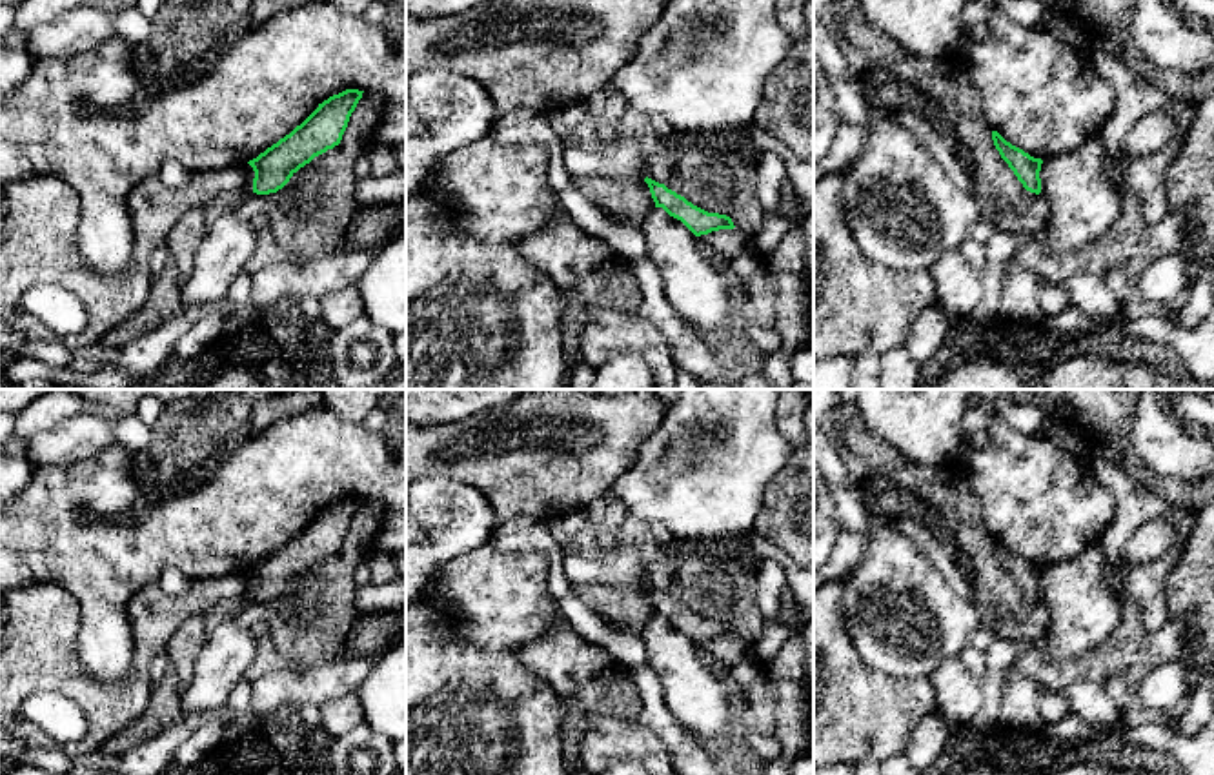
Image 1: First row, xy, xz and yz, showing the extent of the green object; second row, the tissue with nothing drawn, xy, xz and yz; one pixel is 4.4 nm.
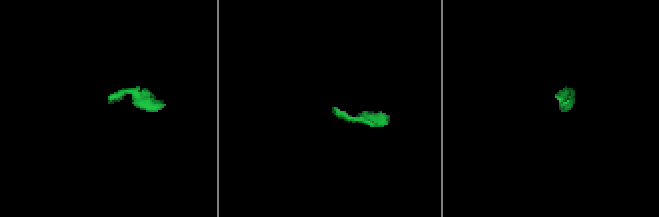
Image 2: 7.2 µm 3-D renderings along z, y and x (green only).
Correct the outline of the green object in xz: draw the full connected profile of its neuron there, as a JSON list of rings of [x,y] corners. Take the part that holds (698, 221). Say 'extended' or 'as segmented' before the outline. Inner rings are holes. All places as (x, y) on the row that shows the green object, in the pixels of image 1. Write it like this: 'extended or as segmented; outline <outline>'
as segmented; outline [[[648,176],[644,182],[650,187],[655,207],[663,207],[670,216],[681,220],[695,237],[735,227],[730,216],[708,213]]]

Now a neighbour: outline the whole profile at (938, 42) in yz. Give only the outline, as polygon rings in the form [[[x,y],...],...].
[[[859,0],[863,11],[905,51],[921,58],[956,53],[966,0]]]

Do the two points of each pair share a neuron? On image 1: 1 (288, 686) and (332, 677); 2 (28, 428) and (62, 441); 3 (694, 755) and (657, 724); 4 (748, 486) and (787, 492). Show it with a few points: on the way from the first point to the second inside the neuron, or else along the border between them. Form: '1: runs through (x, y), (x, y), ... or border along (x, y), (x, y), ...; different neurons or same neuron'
1: runs through (299, 684), (321, 683); same neuron
2: border along (77, 413), (53, 428), (37, 432), (26, 441); different neurons
3: runs through (685, 748), (667, 730); same neuron
4: border along (790, 453), (785, 466), (767, 486), (752, 528); different neurons

